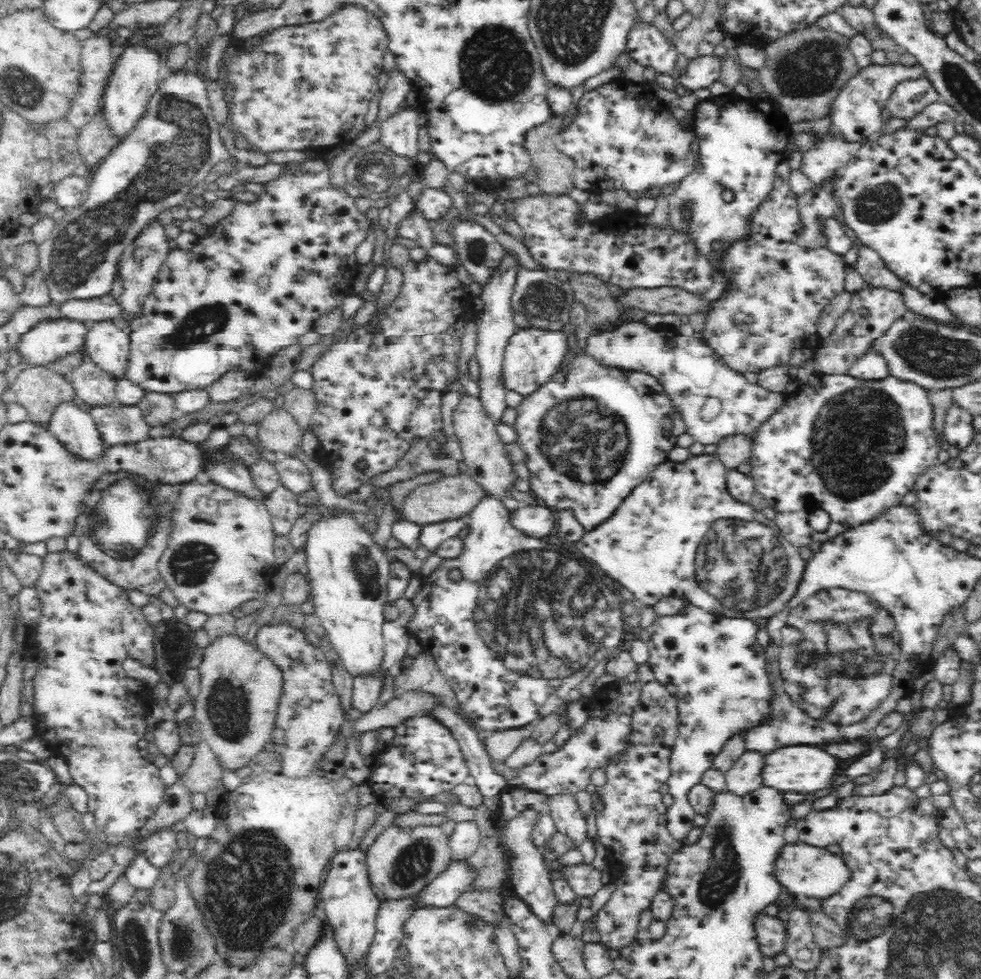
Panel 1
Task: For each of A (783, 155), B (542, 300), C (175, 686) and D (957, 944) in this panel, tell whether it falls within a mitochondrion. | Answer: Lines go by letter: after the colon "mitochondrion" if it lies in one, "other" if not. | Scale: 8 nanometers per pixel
A: other
B: mitochondrion
C: other
D: mitochondrion

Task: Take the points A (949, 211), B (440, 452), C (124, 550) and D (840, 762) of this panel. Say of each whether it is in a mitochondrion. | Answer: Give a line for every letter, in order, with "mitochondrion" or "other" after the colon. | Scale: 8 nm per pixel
A: other
B: other
C: mitochondrion
D: other

